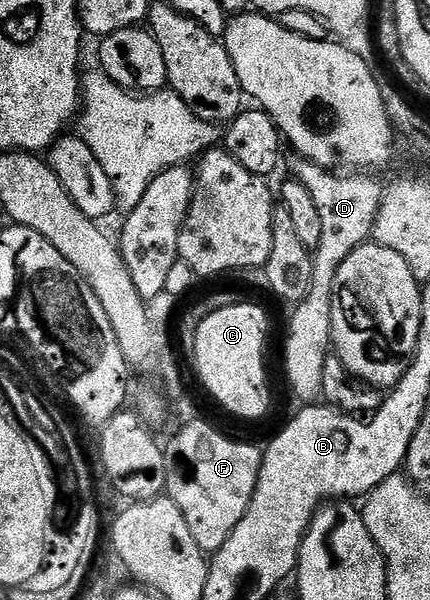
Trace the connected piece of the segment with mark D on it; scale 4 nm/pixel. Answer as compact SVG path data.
M296 162L294 178L309 189L321 217L321 245L313 252L313 285L311 291L294 308L291 324L287 327L287 379L291 382L291 391L300 399L300 404L311 405L320 398L323 389L323 370L329 352L332 350L331 330L333 329L333 285L337 277L337 269L341 269L341 261L353 253L353 249L362 247L372 238L372 231L377 221L378 211L382 205L385 192L384 184L379 184L371 173L336 173L326 167L318 167L316 163Z

